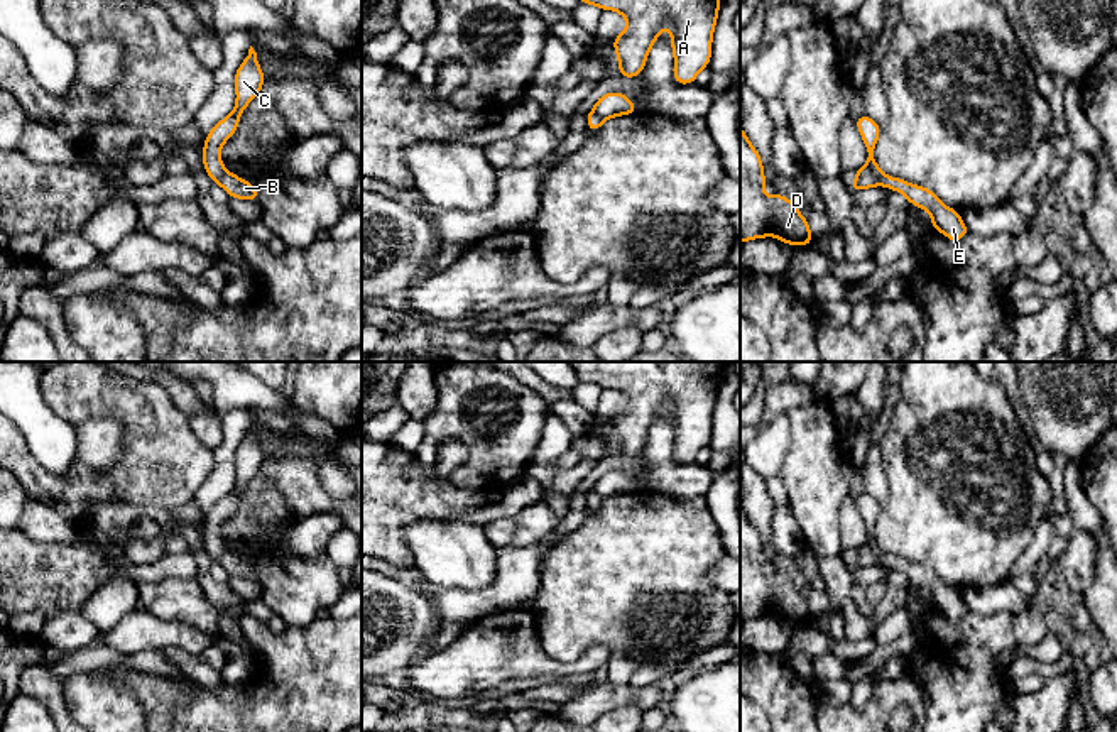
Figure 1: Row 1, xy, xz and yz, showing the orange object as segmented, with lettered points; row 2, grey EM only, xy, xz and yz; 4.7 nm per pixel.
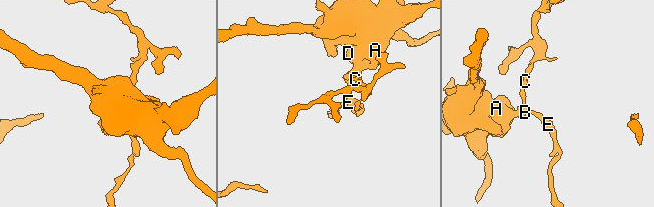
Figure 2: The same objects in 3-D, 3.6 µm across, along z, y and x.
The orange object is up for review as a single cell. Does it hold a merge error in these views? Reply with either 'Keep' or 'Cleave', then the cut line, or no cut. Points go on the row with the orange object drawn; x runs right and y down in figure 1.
Cleave. Split along yz (866, 164), (879, 183)

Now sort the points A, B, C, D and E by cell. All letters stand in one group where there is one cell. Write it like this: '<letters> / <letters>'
A B D / C E

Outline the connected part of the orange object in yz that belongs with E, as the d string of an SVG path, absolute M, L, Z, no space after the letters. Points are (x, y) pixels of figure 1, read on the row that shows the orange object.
M862 113L858 118L855 118L855 125L865 142L865 166L874 172L880 186L902 193L909 199L911 206L924 208L933 218L931 228L945 233L948 240L958 242L970 233L960 213L943 205L931 189L911 184L906 179L887 176L879 169L874 150L880 135L880 127L875 120Z

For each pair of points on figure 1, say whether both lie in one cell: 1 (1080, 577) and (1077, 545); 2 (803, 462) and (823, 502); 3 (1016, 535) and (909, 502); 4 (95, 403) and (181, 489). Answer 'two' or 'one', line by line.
1: one
2: one
3: one
4: one

